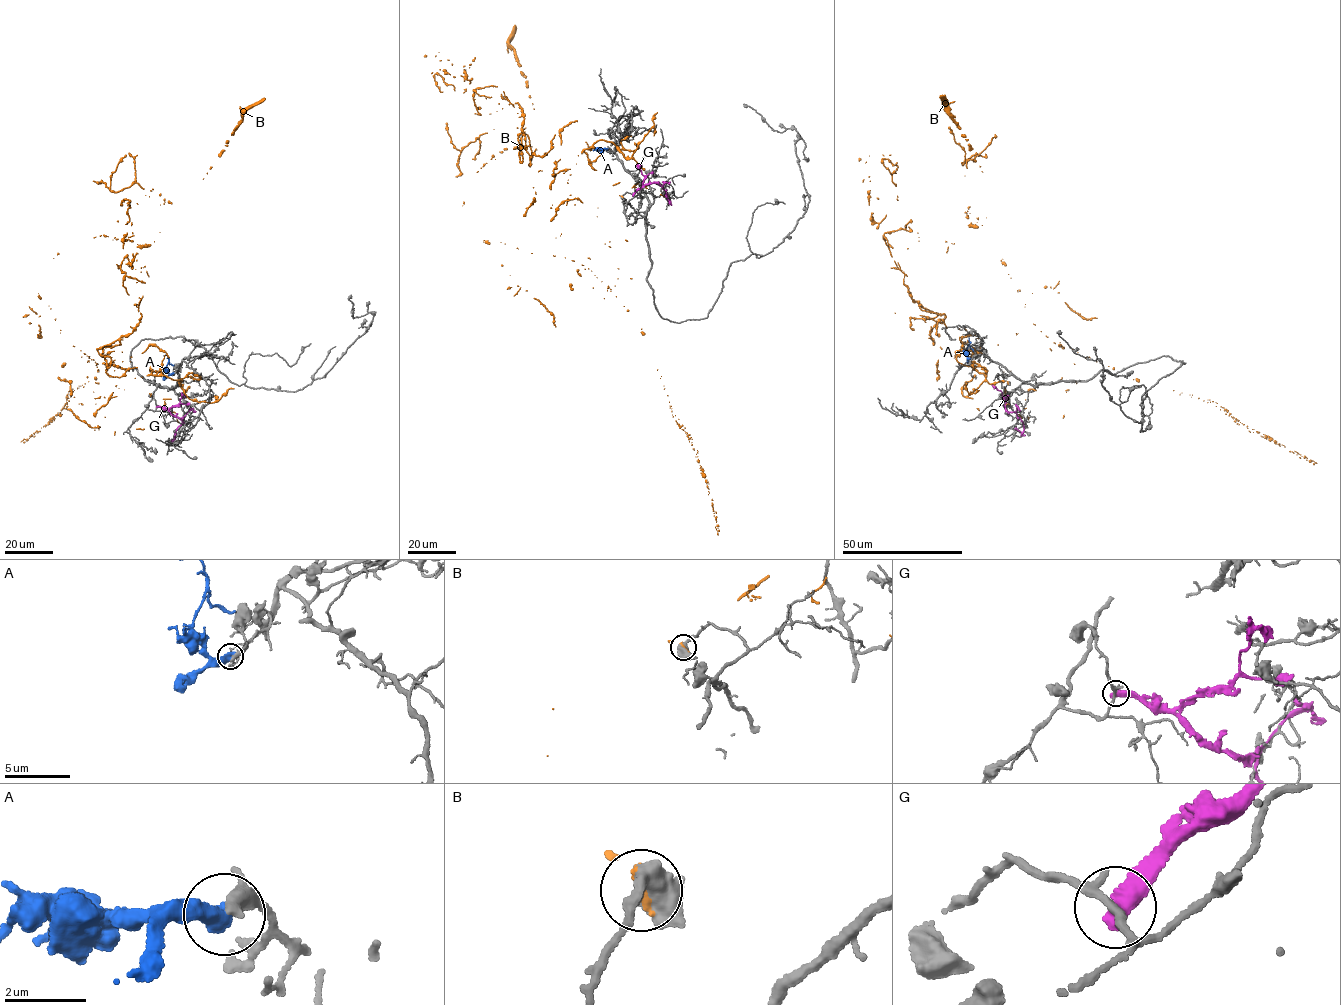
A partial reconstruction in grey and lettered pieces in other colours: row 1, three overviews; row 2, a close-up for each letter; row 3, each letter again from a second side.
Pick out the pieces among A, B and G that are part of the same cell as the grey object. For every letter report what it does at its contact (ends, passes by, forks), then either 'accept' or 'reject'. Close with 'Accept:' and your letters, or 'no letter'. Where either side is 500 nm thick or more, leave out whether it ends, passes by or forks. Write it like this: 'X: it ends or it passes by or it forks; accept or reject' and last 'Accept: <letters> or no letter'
A: reject
B: reject
G: reject
Accept: no letter

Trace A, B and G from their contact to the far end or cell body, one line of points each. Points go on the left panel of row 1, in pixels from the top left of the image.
A: (173, 373), (166, 369), (168, 357), (163, 355)
B: (150, 395), (185, 393), (102, 355), (141, 316), (141, 248), (159, 232), (149, 196), (218, 155), (265, 98)
G: (157, 406), (183, 417), (175, 434)

